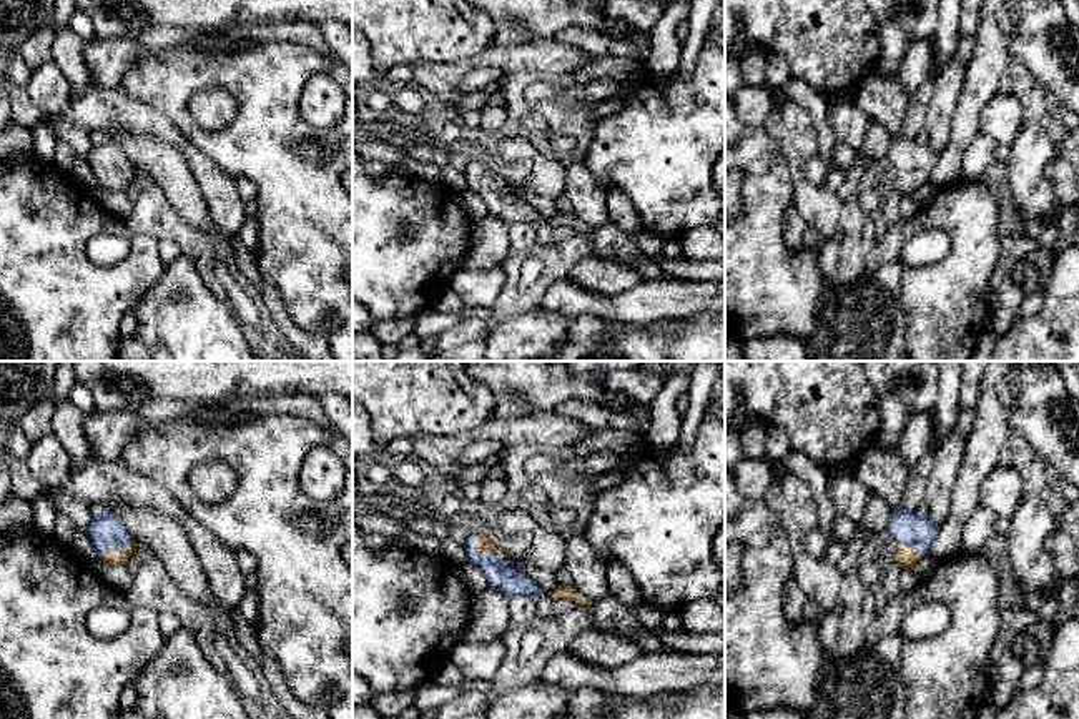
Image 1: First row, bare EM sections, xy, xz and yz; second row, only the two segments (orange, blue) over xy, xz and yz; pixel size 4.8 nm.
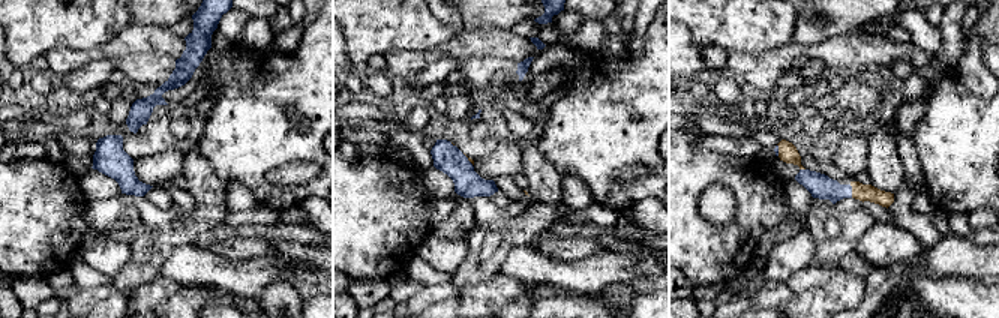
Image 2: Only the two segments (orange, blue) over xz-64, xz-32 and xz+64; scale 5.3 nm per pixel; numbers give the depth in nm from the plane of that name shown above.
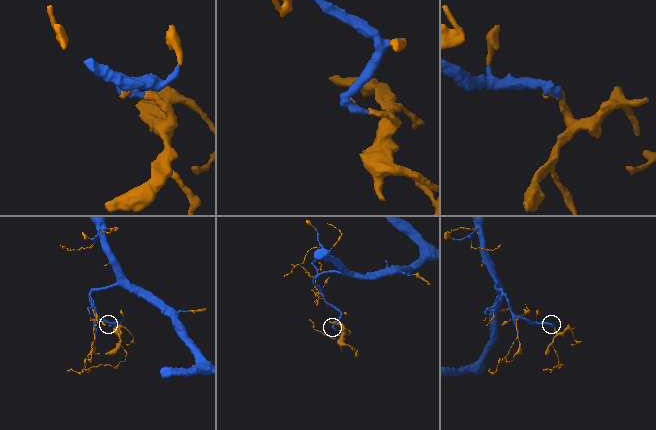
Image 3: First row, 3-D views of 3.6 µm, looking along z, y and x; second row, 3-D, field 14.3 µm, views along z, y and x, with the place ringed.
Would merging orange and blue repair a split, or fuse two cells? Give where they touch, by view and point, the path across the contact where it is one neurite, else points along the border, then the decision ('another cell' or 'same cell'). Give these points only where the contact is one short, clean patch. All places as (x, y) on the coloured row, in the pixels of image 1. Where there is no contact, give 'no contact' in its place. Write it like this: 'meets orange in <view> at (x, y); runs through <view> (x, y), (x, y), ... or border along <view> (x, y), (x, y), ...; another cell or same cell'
meets orange in xz at (486, 551); same cell

